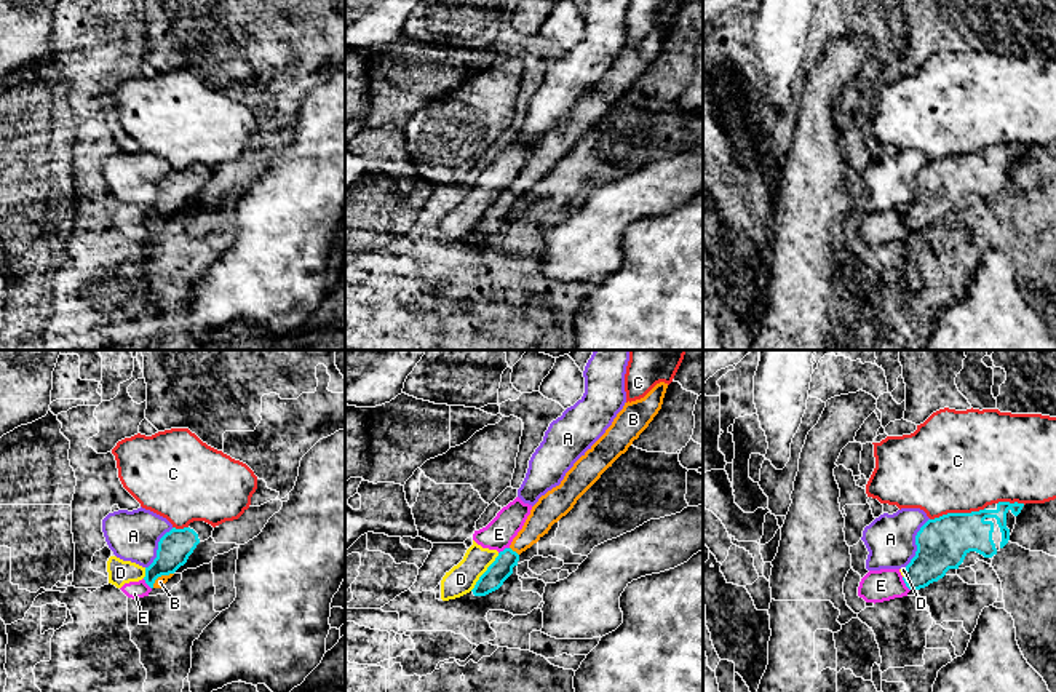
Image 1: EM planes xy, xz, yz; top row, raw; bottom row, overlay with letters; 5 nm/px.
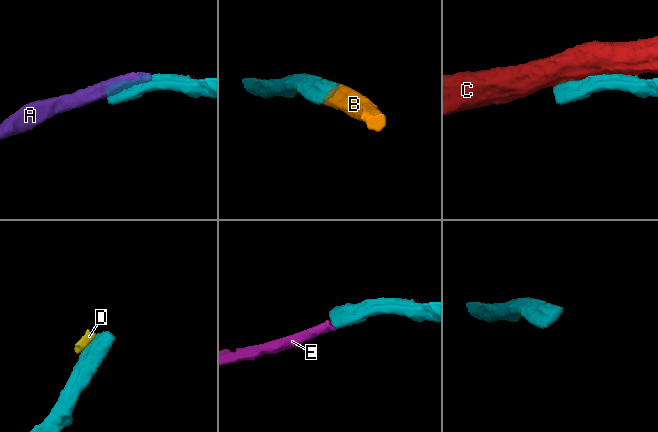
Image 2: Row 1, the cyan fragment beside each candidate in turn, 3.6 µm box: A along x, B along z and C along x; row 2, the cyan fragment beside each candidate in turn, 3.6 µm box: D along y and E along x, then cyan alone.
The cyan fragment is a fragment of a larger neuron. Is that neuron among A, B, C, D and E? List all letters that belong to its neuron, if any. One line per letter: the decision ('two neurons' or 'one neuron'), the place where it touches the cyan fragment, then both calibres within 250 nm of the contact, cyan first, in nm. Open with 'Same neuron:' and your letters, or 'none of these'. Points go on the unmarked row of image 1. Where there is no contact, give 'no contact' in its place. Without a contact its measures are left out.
Same neuron: B
A: two neurons; meets cyan in yz at (916, 186); 260 nm thick on the cyan side, 260 nm on the other
B: one neuron; meets cyan in xy at (160, 218); 170 nm thick on the cyan side, 50 nm on the other
C: two neurons; meets cyan in yz at (957, 155); 260 nm thick on the cyan side, 500 nm on the other
D: two neurons; meets cyan in xz at (484, 214); 110 nm thick on the cyan side, 150 nm on the other
E: two neurons; meets cyan in yz at (905, 224); 240 nm thick on the cyan side, 160 nm on the other

